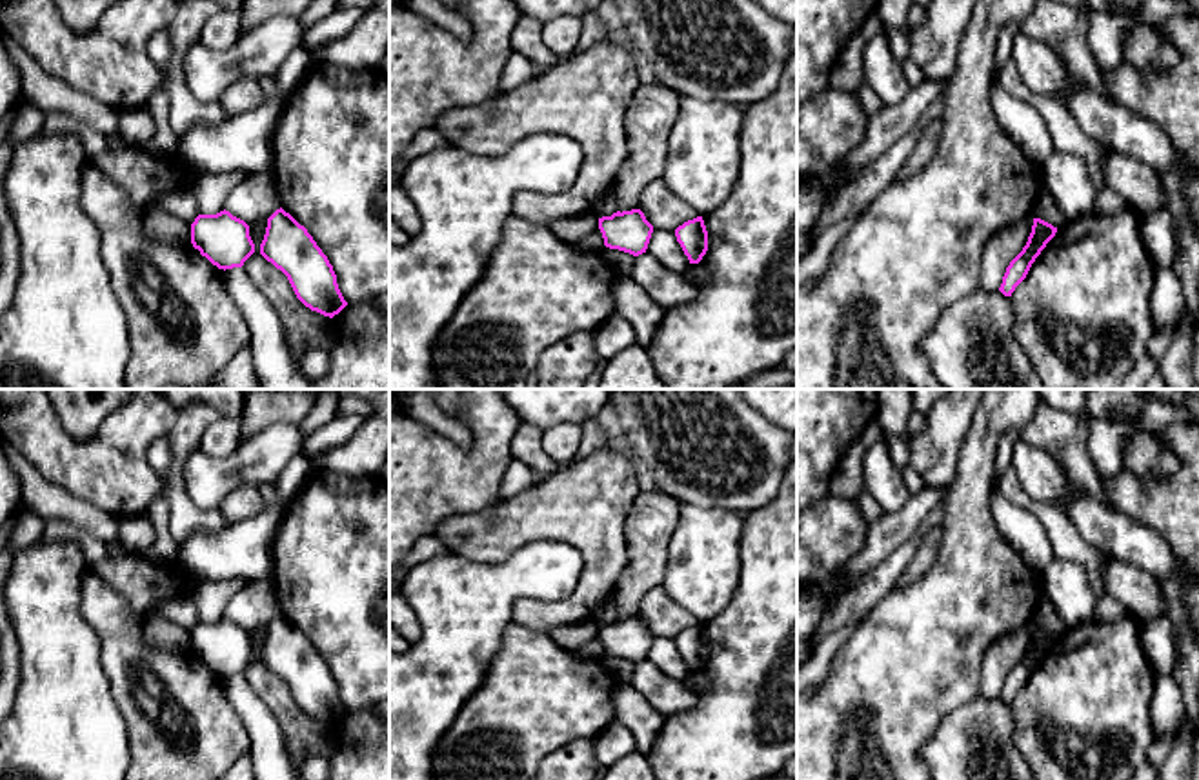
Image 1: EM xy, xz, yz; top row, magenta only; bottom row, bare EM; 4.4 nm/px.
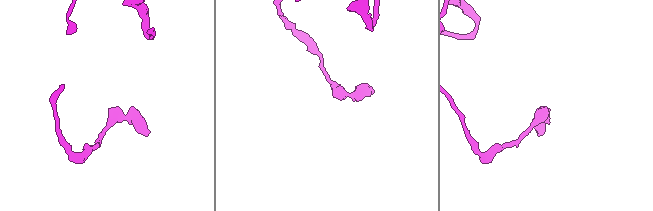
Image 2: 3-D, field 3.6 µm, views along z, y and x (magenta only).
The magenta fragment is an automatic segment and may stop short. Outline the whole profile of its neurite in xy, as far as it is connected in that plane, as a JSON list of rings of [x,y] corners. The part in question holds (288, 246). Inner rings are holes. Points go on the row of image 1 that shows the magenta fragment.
[[[282,207],[267,218],[260,255],[287,276],[297,298],[311,311],[333,318],[348,305],[327,256]]]

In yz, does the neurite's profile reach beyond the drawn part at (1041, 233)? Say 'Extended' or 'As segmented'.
As segmented

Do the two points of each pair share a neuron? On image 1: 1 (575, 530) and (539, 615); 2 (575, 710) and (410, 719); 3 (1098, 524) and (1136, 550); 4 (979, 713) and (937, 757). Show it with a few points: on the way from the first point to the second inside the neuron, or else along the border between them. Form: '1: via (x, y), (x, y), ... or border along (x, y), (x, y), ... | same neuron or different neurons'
1: via (592, 557), (592, 586), (566, 611) | same neuron
2: border along (481, 680), (481, 686), (464, 702), (433, 753) | different neurons
3: via (1107, 530), (1127, 540) | same neuron
4: via (970, 724), (948, 746) | same neuron

